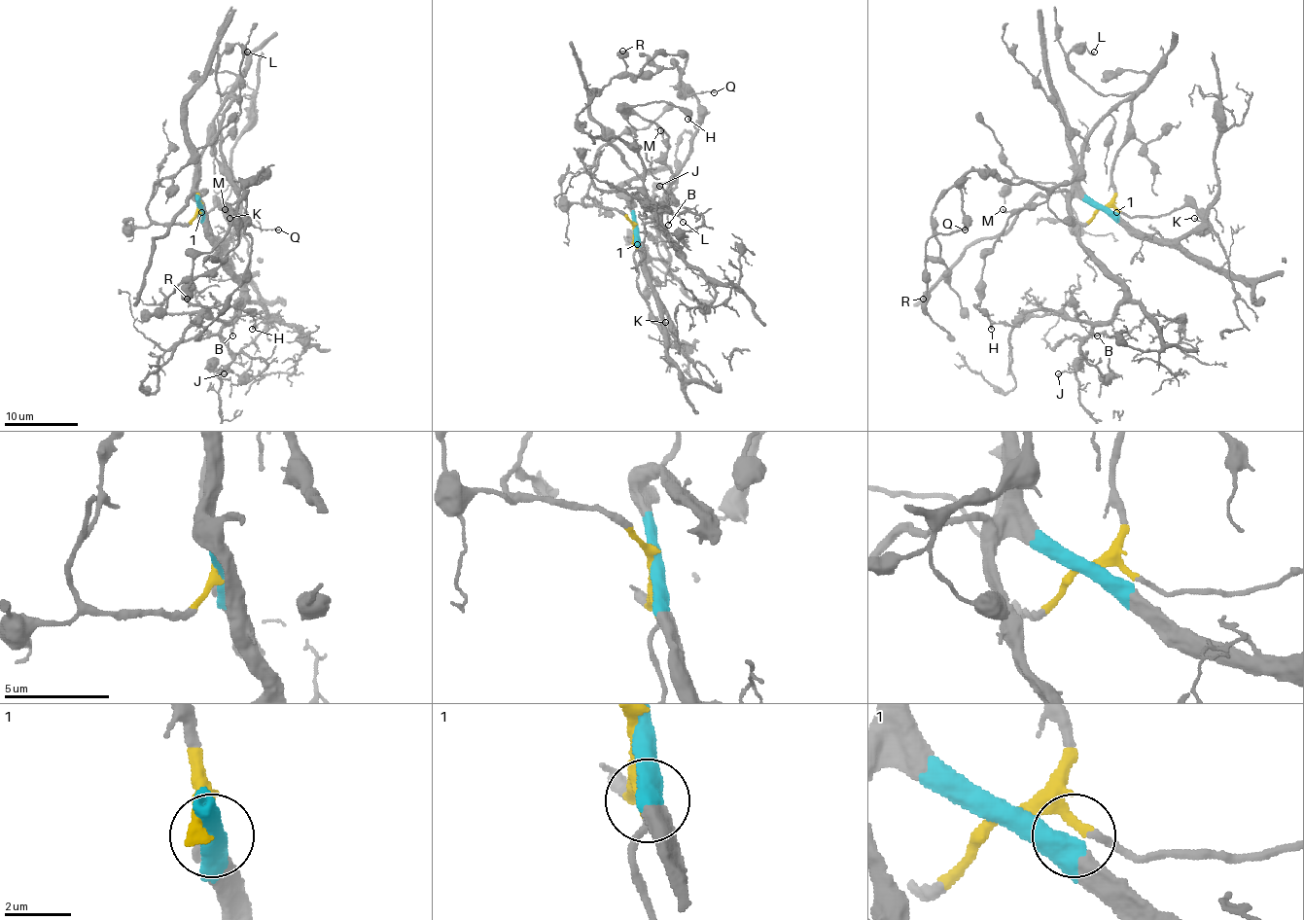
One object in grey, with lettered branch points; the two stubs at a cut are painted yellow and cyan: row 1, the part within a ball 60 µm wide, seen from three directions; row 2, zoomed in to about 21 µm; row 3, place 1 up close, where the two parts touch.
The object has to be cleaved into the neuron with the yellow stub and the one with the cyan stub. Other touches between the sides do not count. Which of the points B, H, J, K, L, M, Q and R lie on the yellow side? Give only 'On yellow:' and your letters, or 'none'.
On yellow: H, L, M, Q, R

